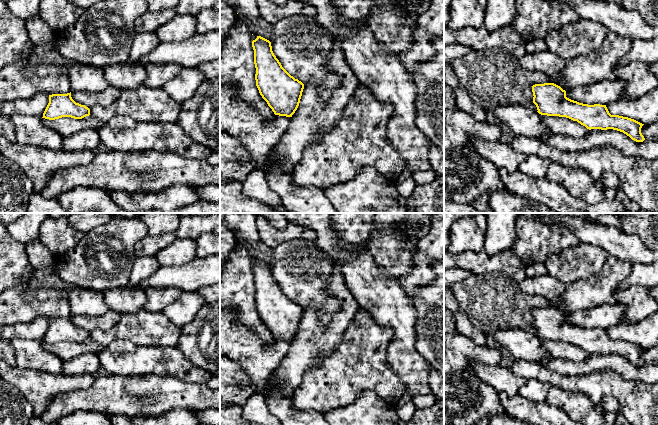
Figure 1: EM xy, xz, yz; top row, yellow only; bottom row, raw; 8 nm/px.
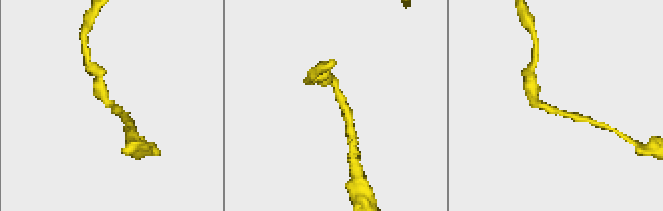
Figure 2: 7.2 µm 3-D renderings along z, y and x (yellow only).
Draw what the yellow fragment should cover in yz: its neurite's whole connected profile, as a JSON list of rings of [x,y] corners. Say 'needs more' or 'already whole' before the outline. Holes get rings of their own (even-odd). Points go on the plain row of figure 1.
already whole; [[[554,307],[532,310],[533,327],[541,339],[566,341],[587,353],[613,353],[623,356],[636,366],[645,364],[641,357],[644,348],[619,339],[611,339],[606,329],[588,329],[566,321],[566,315]]]

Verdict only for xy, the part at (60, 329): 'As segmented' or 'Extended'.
As segmented

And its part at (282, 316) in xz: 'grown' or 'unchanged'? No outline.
unchanged

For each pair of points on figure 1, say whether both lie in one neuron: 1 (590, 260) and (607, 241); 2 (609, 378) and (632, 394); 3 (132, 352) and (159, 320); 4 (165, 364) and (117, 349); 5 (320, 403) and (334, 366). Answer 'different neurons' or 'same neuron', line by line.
1: different neurons
2: same neuron
3: different neurons
4: same neuron
5: same neuron

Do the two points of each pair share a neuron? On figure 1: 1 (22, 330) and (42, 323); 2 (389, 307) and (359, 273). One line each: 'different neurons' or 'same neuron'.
1: same neuron
2: same neuron

